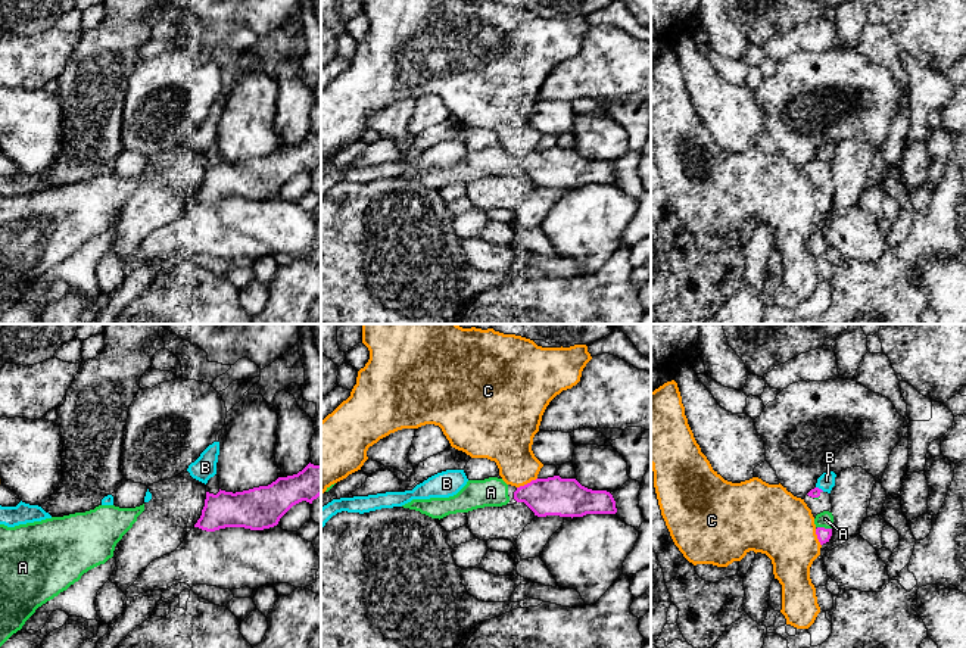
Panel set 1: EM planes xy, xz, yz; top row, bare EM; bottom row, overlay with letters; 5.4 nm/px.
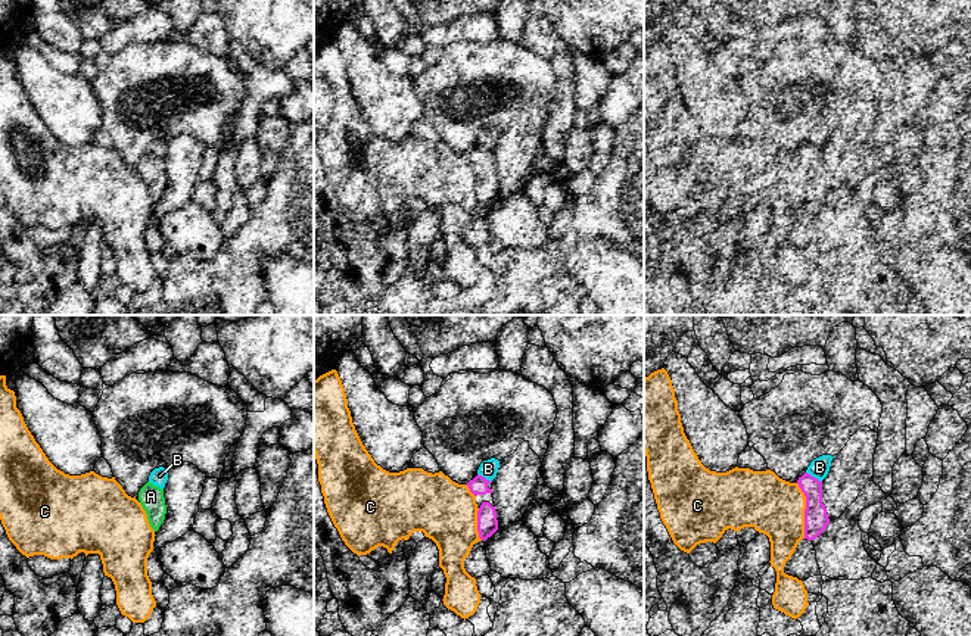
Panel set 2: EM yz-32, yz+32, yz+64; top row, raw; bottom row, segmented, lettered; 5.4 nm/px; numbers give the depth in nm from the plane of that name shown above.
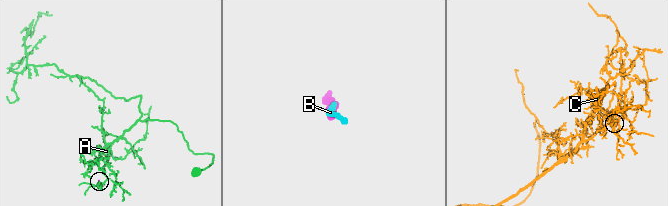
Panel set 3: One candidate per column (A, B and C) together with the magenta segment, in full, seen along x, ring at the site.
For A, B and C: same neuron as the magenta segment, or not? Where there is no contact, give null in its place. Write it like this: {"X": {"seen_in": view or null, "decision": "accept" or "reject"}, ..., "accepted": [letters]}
{"A": {"seen_in": "yz", "decision": "accept"}, "B": {"seen_in": "yz", "decision": "reject"}, "C": {"seen_in": "xz", "decision": "reject"}, "accepted": ["A"]}

